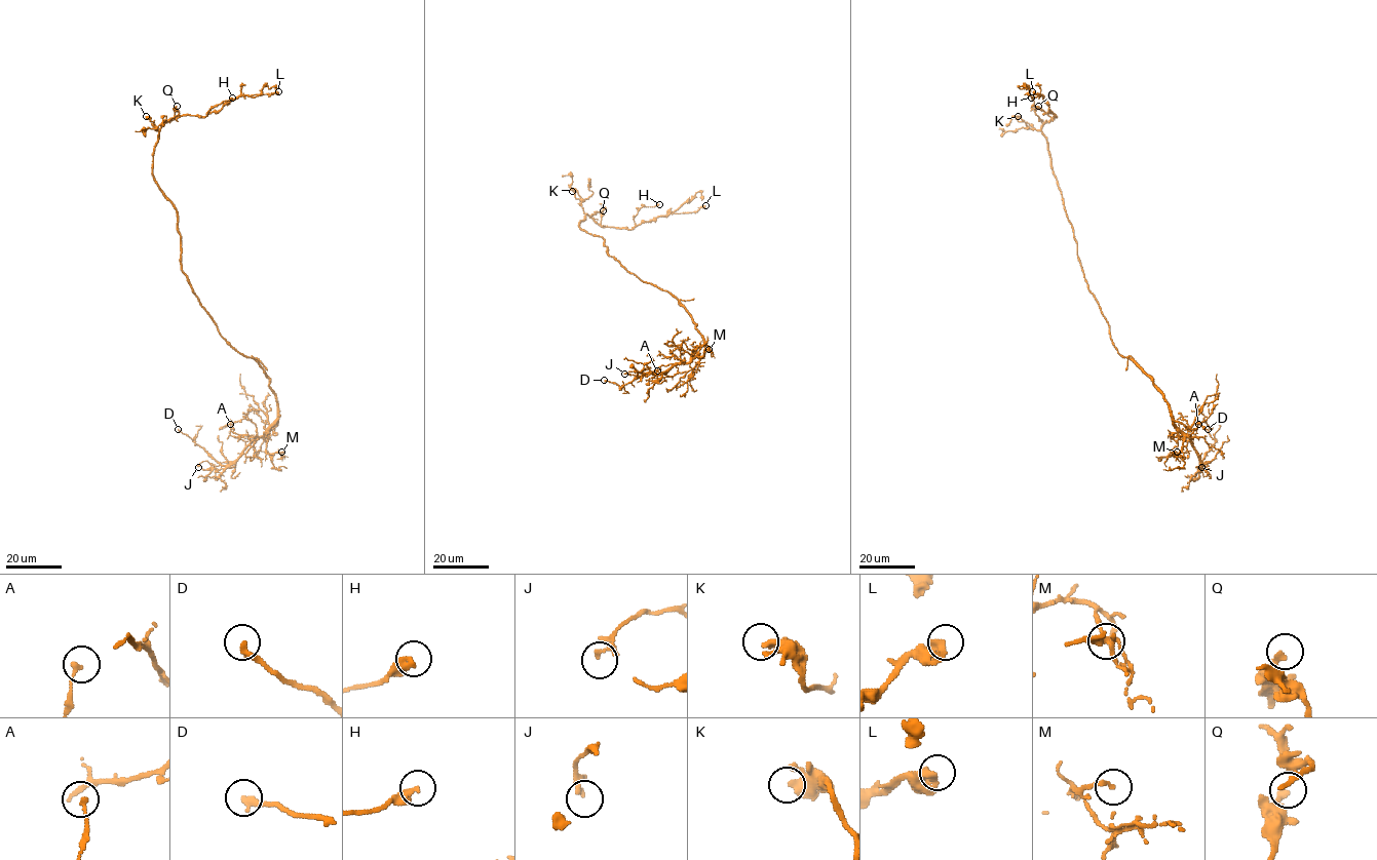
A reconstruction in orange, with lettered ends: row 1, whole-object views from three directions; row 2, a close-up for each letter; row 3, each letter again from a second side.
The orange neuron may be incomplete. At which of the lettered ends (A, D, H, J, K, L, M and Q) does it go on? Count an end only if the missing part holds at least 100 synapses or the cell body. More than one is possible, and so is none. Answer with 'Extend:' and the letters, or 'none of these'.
Extend: none of these

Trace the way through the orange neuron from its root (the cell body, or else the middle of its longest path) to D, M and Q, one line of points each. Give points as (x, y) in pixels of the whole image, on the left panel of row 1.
D: (191, 285), (218, 333), (238, 351), (254, 358), (269, 379), (277, 419), (228, 465), (218, 463), (178, 429)
M: (191, 285), (218, 333), (254, 358), (269, 379), (277, 421), (264, 435), (266, 452), (281, 452)
Q: (191, 285), (182, 269), (181, 238), (175, 206), (152, 173), (152, 154), (158, 133), (174, 117), (177, 106)

